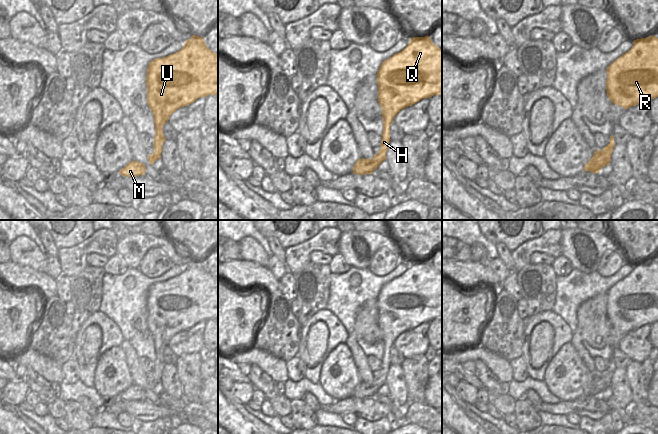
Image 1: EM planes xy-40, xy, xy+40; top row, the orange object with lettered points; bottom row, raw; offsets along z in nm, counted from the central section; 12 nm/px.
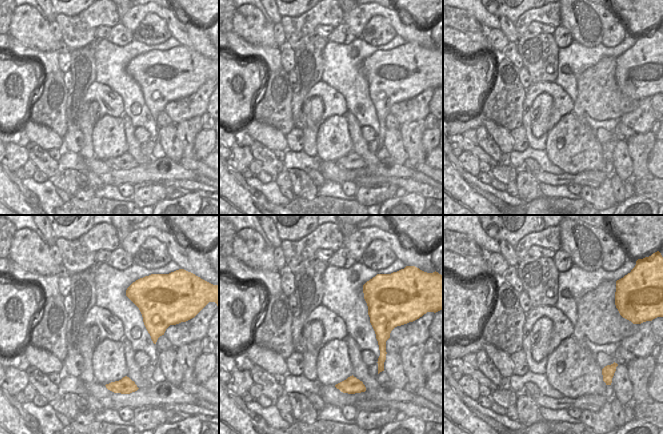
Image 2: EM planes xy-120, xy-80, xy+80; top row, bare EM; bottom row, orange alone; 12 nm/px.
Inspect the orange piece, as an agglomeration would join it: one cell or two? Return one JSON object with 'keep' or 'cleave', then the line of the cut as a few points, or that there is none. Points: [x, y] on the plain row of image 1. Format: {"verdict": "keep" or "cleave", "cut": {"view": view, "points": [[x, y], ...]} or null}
{"verdict": "keep", "cut": null}

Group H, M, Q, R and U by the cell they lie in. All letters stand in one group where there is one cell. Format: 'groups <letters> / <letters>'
groups H M Q R U

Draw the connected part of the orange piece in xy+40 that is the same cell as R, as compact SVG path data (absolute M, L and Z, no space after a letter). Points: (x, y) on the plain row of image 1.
M651 259L634 264L632 272L607 291L607 320L615 329L628 333L658 321L658 262Z

